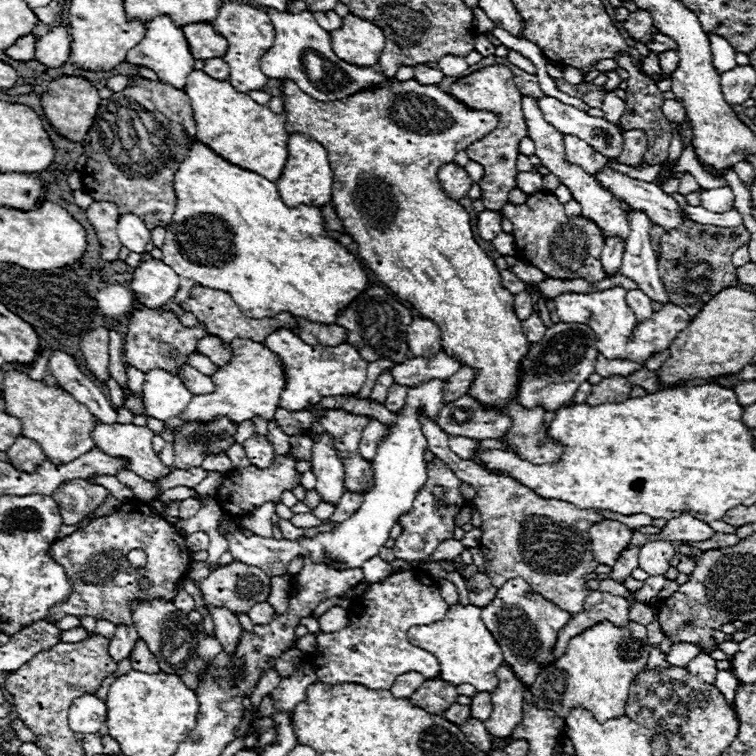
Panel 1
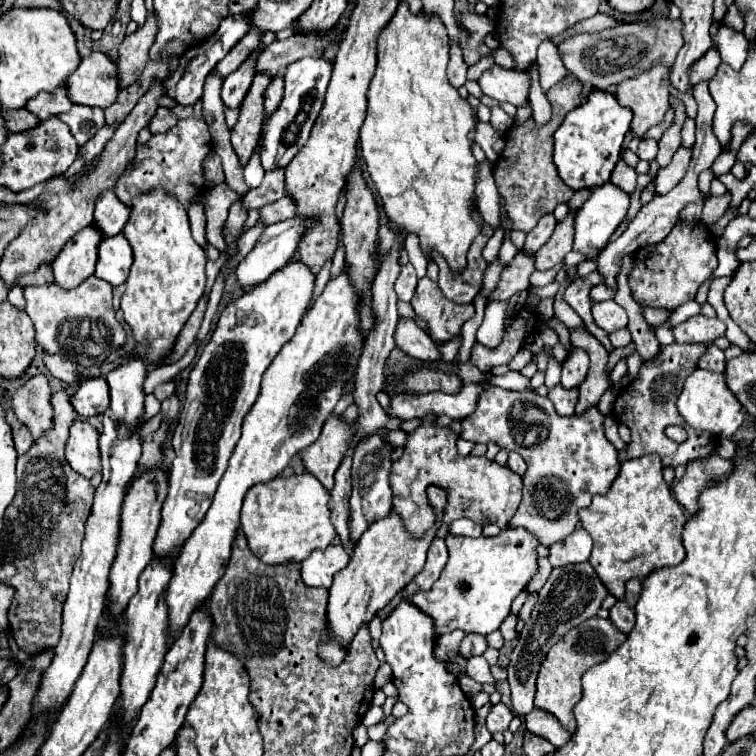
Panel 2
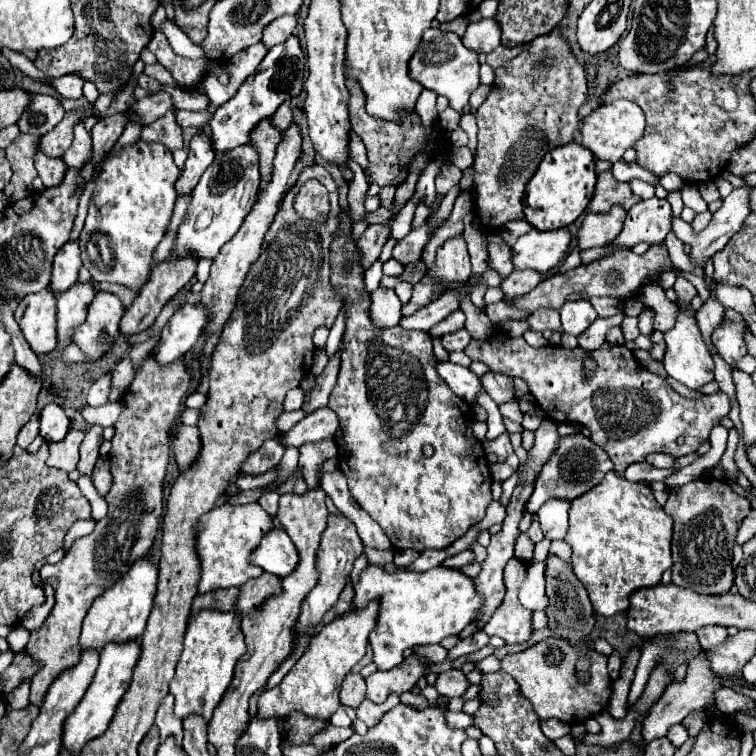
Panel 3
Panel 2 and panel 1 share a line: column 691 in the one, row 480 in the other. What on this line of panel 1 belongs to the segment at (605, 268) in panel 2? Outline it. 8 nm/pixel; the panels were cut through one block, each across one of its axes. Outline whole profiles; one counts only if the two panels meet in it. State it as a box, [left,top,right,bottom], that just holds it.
[172,468,208,488]

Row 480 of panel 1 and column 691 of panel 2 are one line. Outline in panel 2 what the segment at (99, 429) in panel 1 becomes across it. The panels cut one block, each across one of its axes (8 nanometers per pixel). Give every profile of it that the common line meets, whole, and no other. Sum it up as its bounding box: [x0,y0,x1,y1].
[656,148,692,196]

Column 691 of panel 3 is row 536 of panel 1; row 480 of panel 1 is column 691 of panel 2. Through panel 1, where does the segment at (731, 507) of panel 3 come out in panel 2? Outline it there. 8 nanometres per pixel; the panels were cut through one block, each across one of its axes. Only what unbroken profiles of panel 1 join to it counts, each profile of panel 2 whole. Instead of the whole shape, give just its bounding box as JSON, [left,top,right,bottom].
[674,454,734,516]

